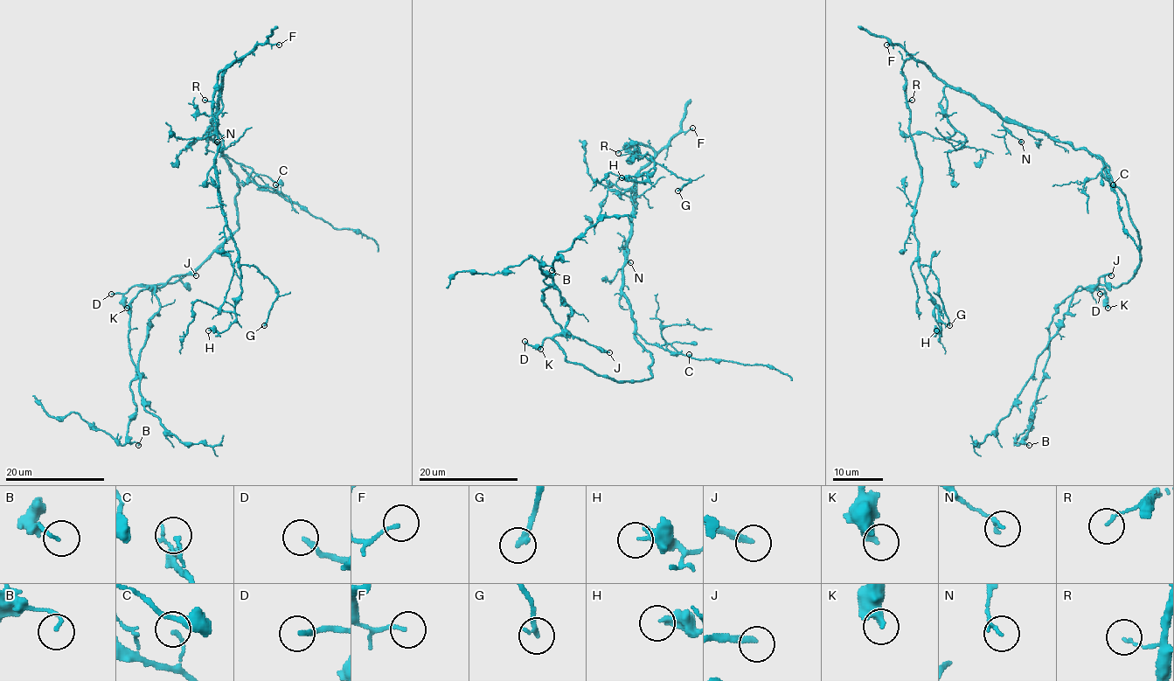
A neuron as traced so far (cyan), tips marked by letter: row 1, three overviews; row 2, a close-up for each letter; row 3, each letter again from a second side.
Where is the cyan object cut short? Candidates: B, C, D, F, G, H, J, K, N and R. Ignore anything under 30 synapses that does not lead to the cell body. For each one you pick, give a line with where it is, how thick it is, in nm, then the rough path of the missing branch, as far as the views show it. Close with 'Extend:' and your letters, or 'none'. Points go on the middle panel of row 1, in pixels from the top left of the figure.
D: at (524, 341); 200 nm thick; missing branch runs (524, 341), (509, 337), (489, 325), (441, 320), (433, 309)
J: at (609, 352); 200 nm thick; missing branch runs (609, 352), (655, 378), (672, 381), (687, 381), (704, 373), (721, 355), (729, 366), (715, 352), (716, 302)
Extend: D, J

